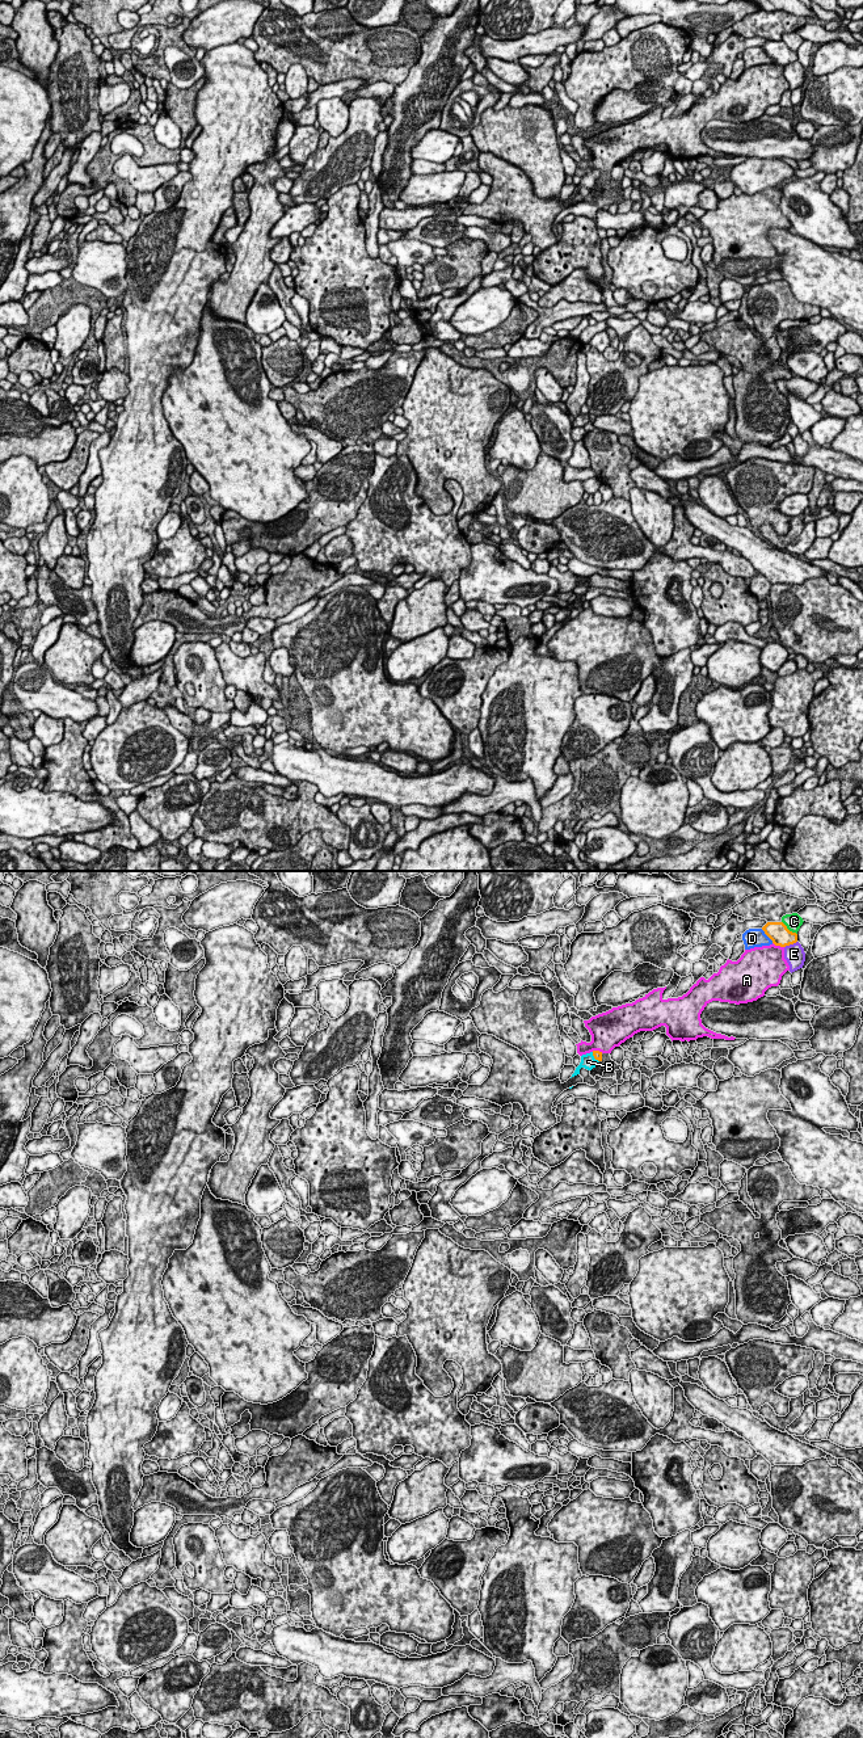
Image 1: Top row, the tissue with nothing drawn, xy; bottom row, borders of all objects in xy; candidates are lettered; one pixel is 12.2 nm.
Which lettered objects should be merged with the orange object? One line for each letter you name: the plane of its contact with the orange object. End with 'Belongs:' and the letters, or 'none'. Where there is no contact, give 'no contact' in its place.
B: xy
Belongs: B

